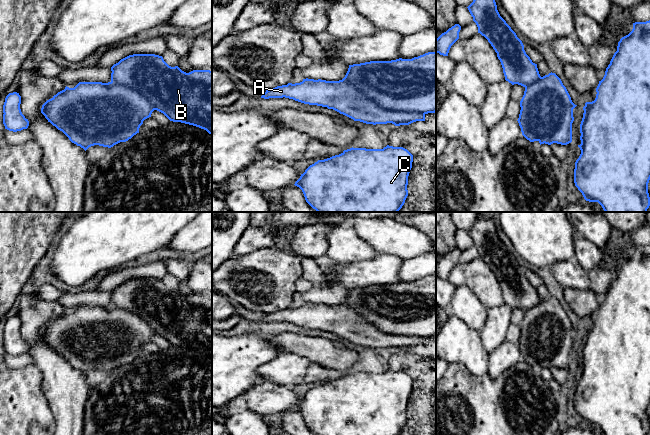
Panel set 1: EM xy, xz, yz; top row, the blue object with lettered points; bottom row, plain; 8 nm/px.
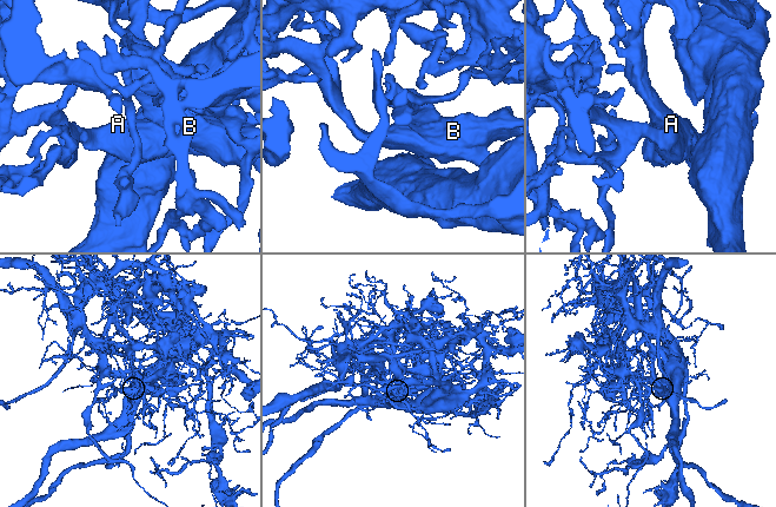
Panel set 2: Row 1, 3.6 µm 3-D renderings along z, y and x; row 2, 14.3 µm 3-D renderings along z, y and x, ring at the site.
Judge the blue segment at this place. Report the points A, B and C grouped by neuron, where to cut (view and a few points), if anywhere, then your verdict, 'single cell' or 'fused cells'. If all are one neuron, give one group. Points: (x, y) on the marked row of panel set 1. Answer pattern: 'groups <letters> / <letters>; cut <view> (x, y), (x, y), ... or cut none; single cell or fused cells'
groups A C / B; cut xz (342, 79), (353, 84), (382, 107), (419, 111), (424, 114); fused cells

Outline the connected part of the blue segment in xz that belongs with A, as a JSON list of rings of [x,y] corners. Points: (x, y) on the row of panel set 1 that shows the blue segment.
[[[303,79],[300,83],[288,83],[266,90],[261,98],[289,98],[295,101],[327,107],[354,121],[366,124],[387,124],[395,126],[409,125],[416,121],[425,121],[420,112],[385,109],[369,100],[355,85],[345,80],[326,81]]]

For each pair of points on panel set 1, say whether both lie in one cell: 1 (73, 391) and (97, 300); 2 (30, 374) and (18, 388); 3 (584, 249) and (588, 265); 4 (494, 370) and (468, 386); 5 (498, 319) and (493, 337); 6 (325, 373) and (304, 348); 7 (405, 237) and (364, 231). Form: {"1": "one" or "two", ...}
{"1": "two", "2": "one", "3": "one", "4": "two", "5": "one", "6": "two", "7": "one"}

